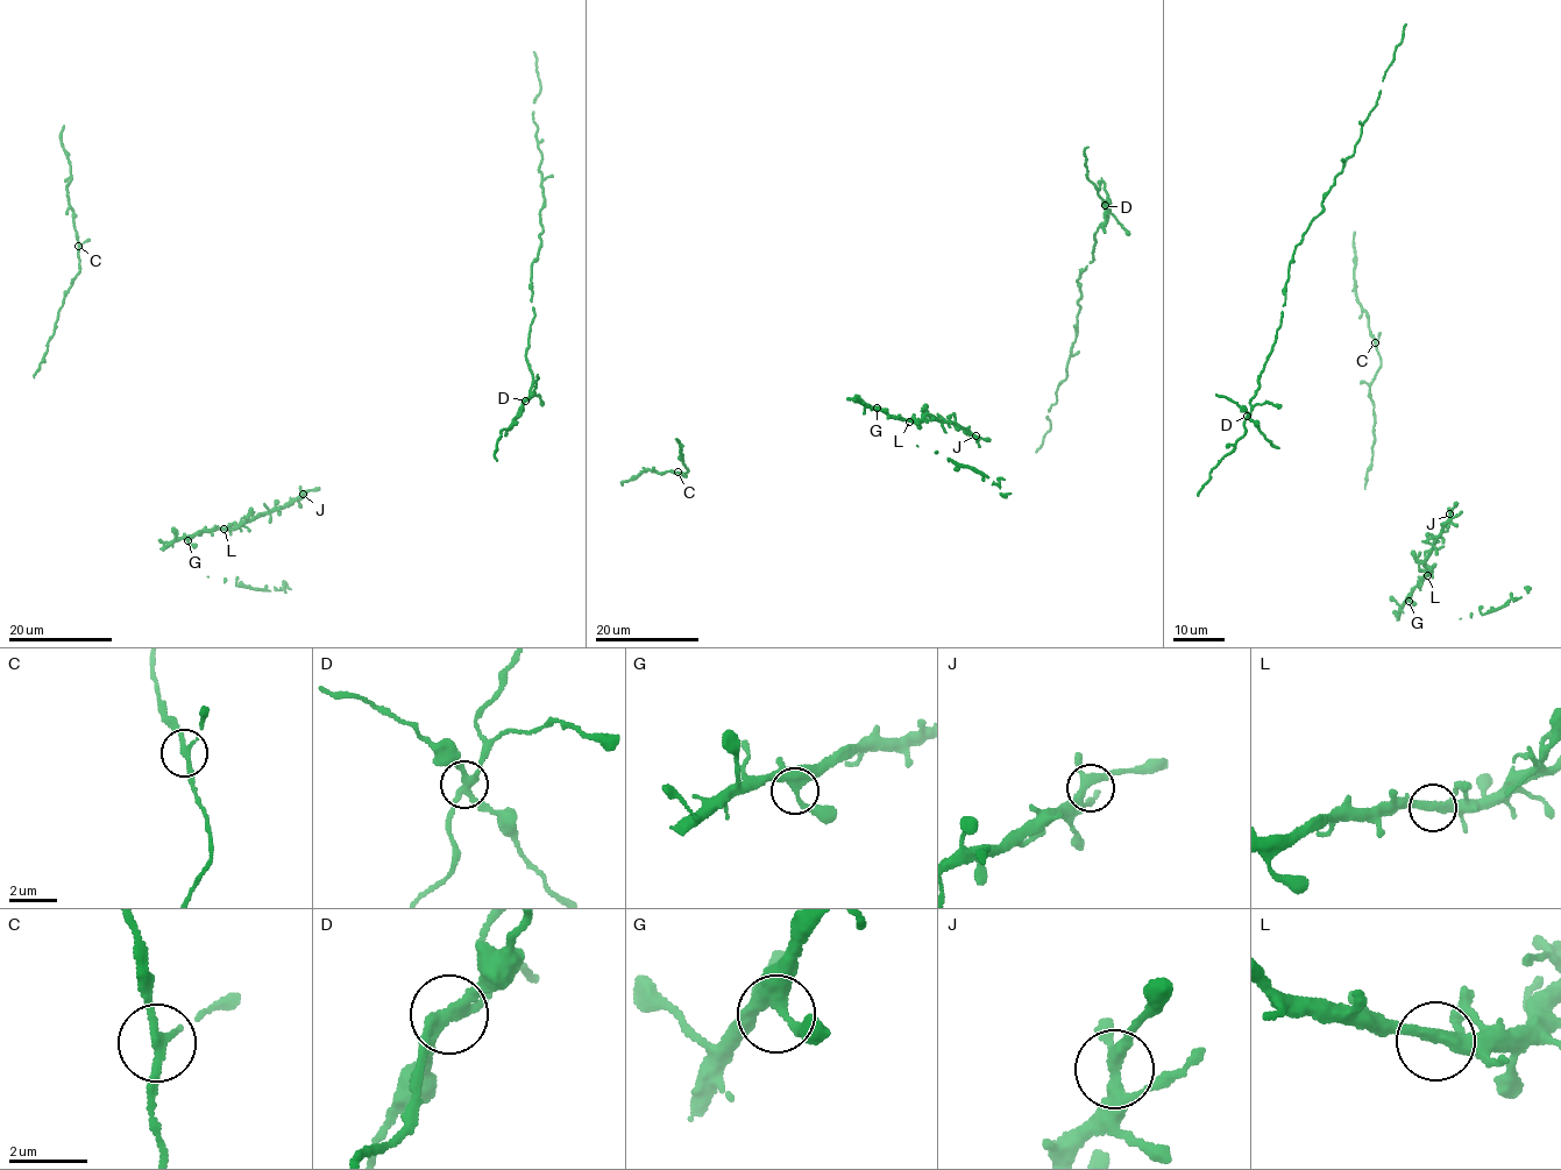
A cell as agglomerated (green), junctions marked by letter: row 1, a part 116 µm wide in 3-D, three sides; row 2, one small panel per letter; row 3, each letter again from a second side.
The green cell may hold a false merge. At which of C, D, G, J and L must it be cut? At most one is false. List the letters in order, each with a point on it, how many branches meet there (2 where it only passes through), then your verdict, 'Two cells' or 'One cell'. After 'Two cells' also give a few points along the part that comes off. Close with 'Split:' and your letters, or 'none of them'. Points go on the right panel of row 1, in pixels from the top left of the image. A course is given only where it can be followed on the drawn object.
C: Place: (1375, 342). Branches: 3. One cell
D: Place: (1247, 416). Branches: 4. Two cells. Course of the part to remove: (1247, 416), (1279, 448)
G: Place: (1409, 601). Branches: 4. One cell
J: Place: (1449, 513). Branches: 4. One cell
L: Place: (1427, 575). Branches: 3. One cell
Split: D

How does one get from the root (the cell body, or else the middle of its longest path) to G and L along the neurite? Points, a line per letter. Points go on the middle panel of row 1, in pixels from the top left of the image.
G: (988, 439), (977, 438), (956, 424), (928, 415), (919, 419), (899, 419), (877, 408)
L: (988, 439), (977, 438), (956, 424), (928, 415), (909, 422)

